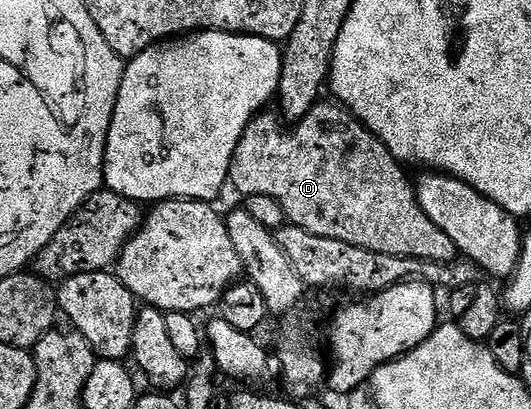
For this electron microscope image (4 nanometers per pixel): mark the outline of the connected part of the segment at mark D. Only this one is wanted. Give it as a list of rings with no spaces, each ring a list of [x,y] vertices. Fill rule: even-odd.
[[[317,103],[301,121],[286,127],[275,113],[261,112],[253,117],[232,156],[228,179],[245,198],[264,195],[276,199],[284,208],[287,220],[310,235],[338,239],[365,248],[385,258],[390,255],[423,261],[457,260],[456,245],[422,211],[416,198],[416,186],[404,174],[405,166],[393,157],[379,137],[339,103]]]

